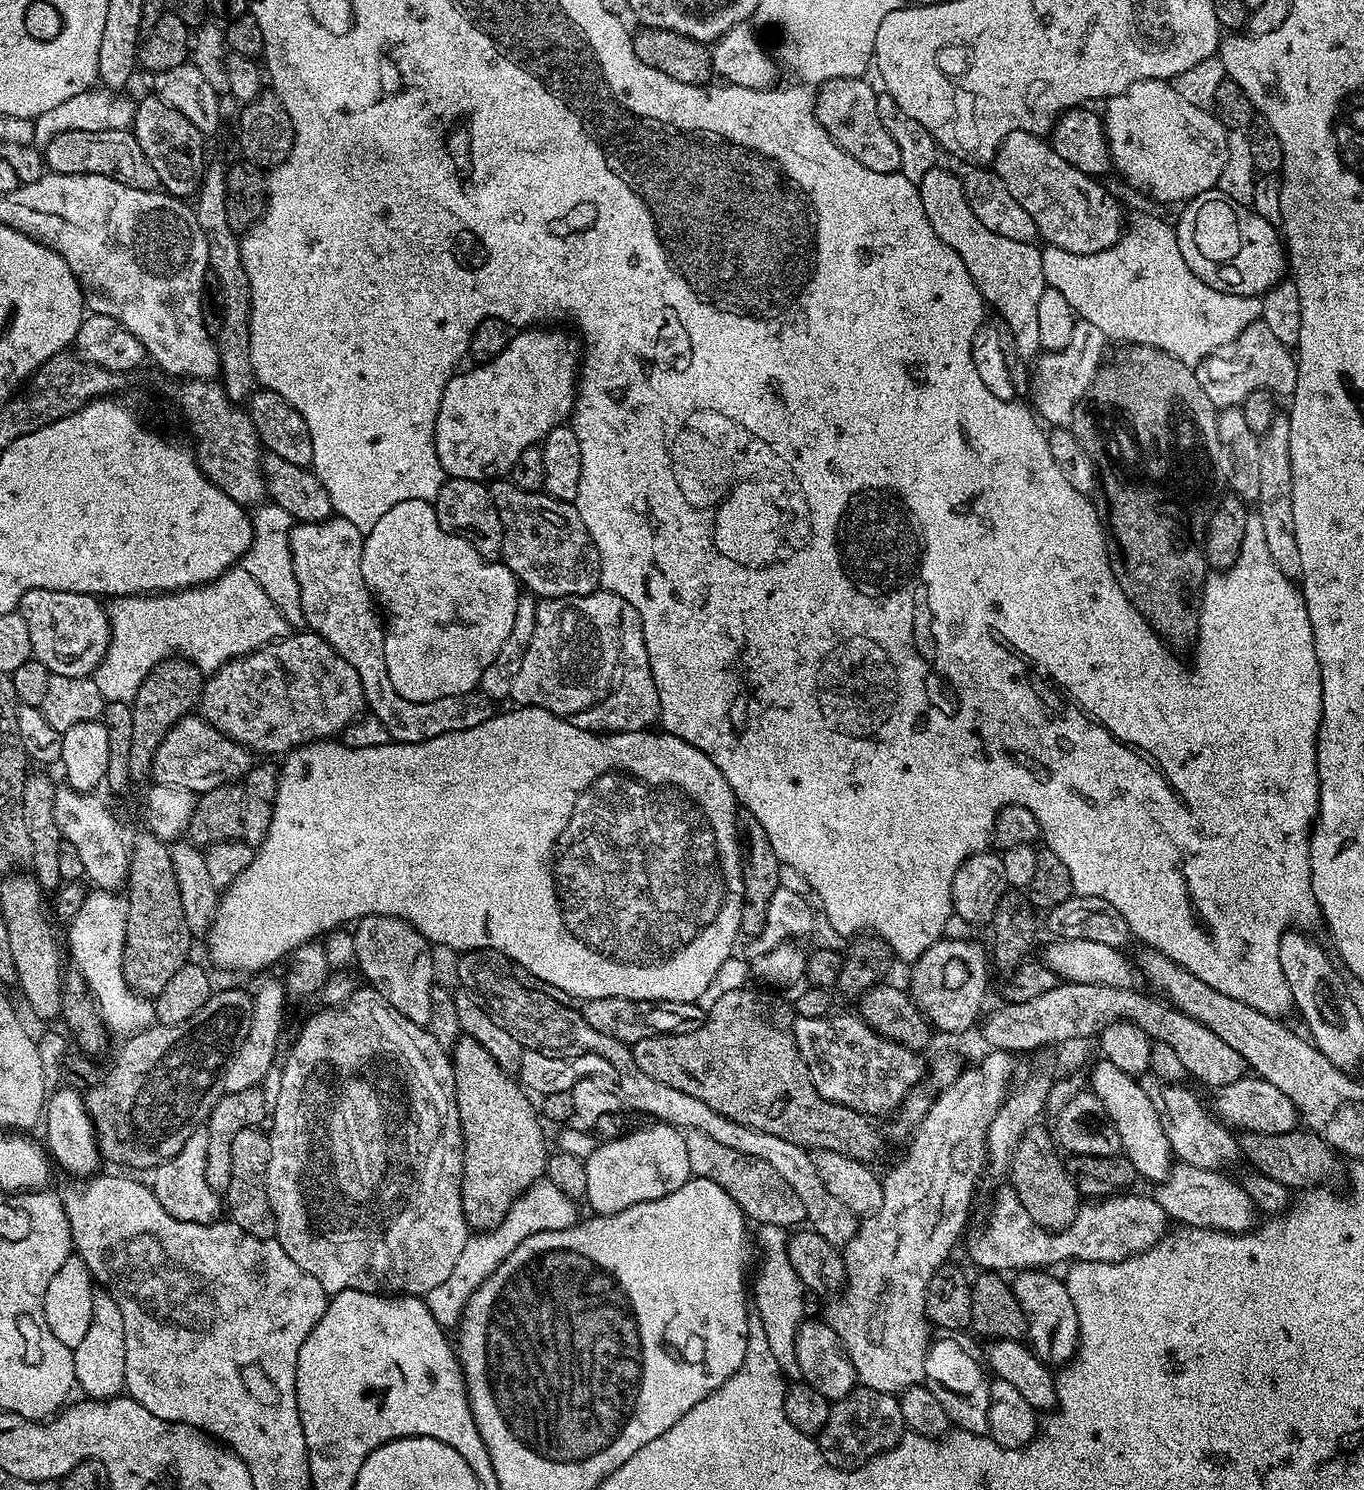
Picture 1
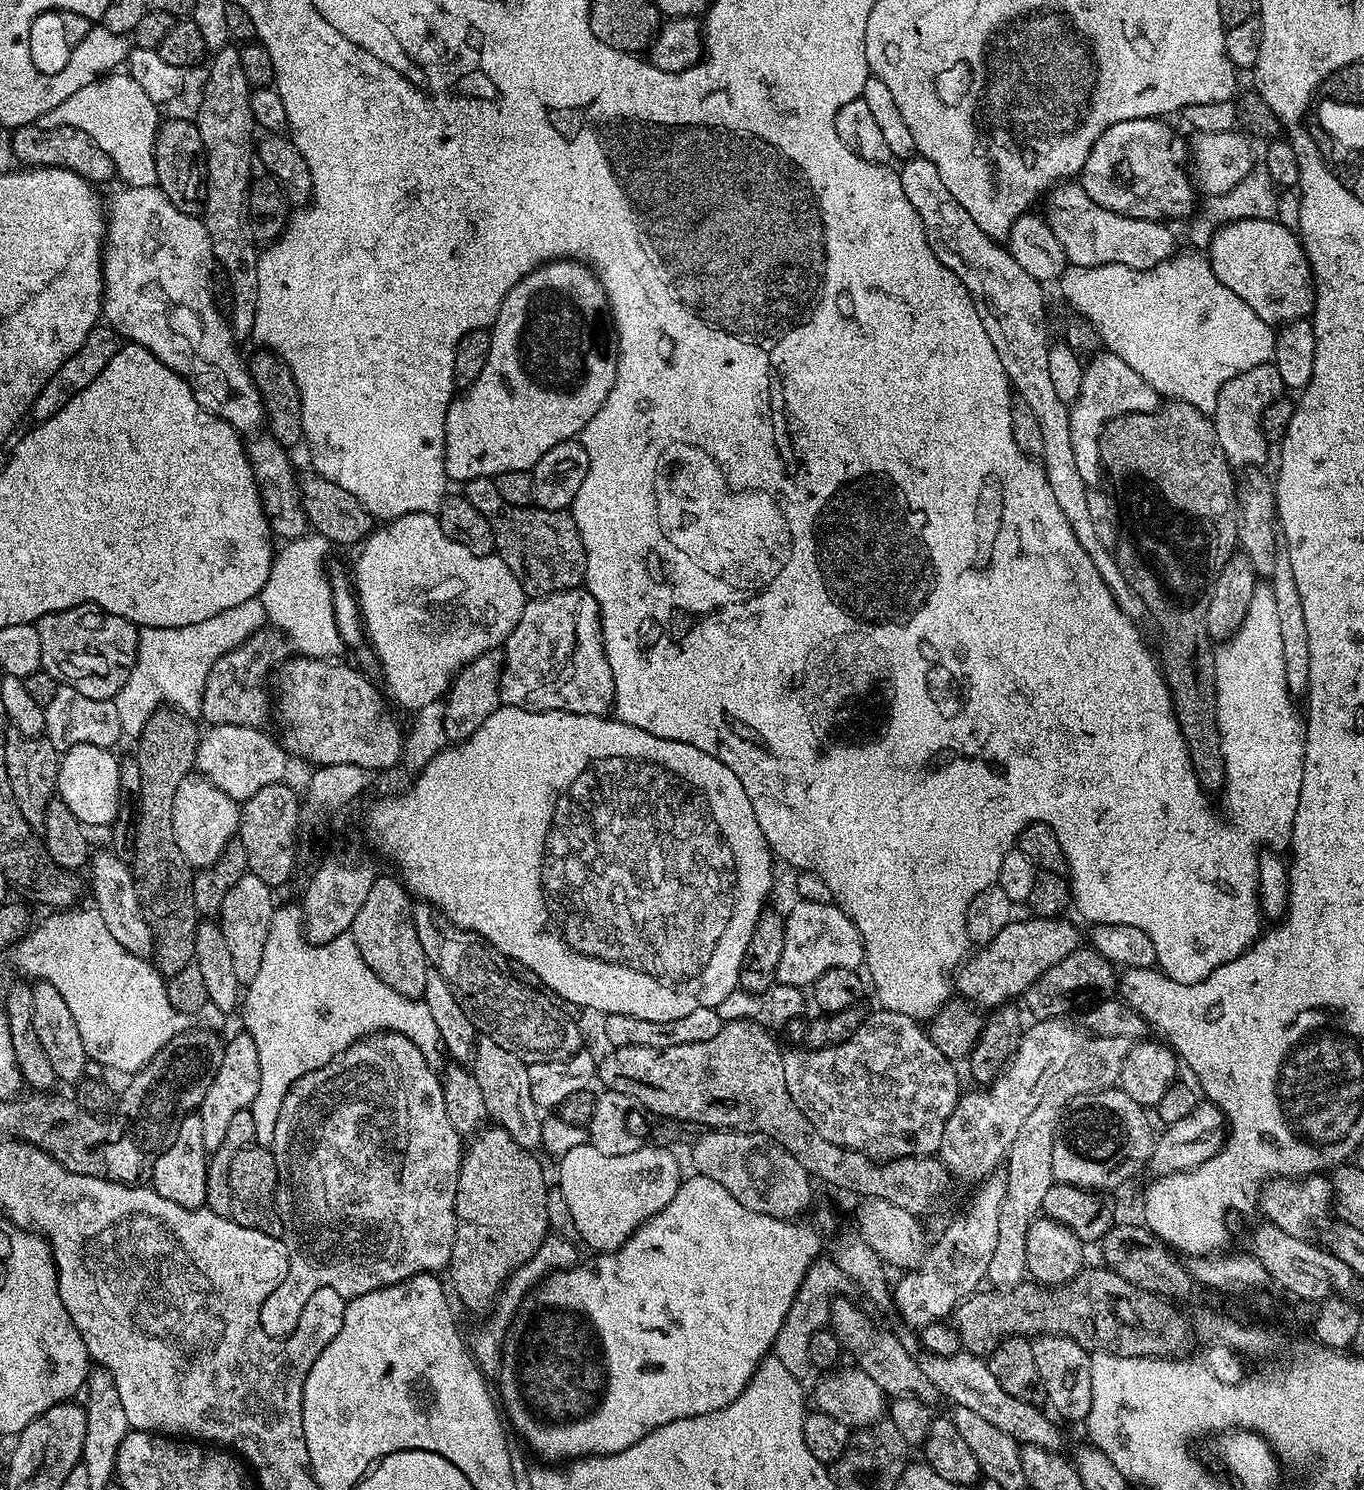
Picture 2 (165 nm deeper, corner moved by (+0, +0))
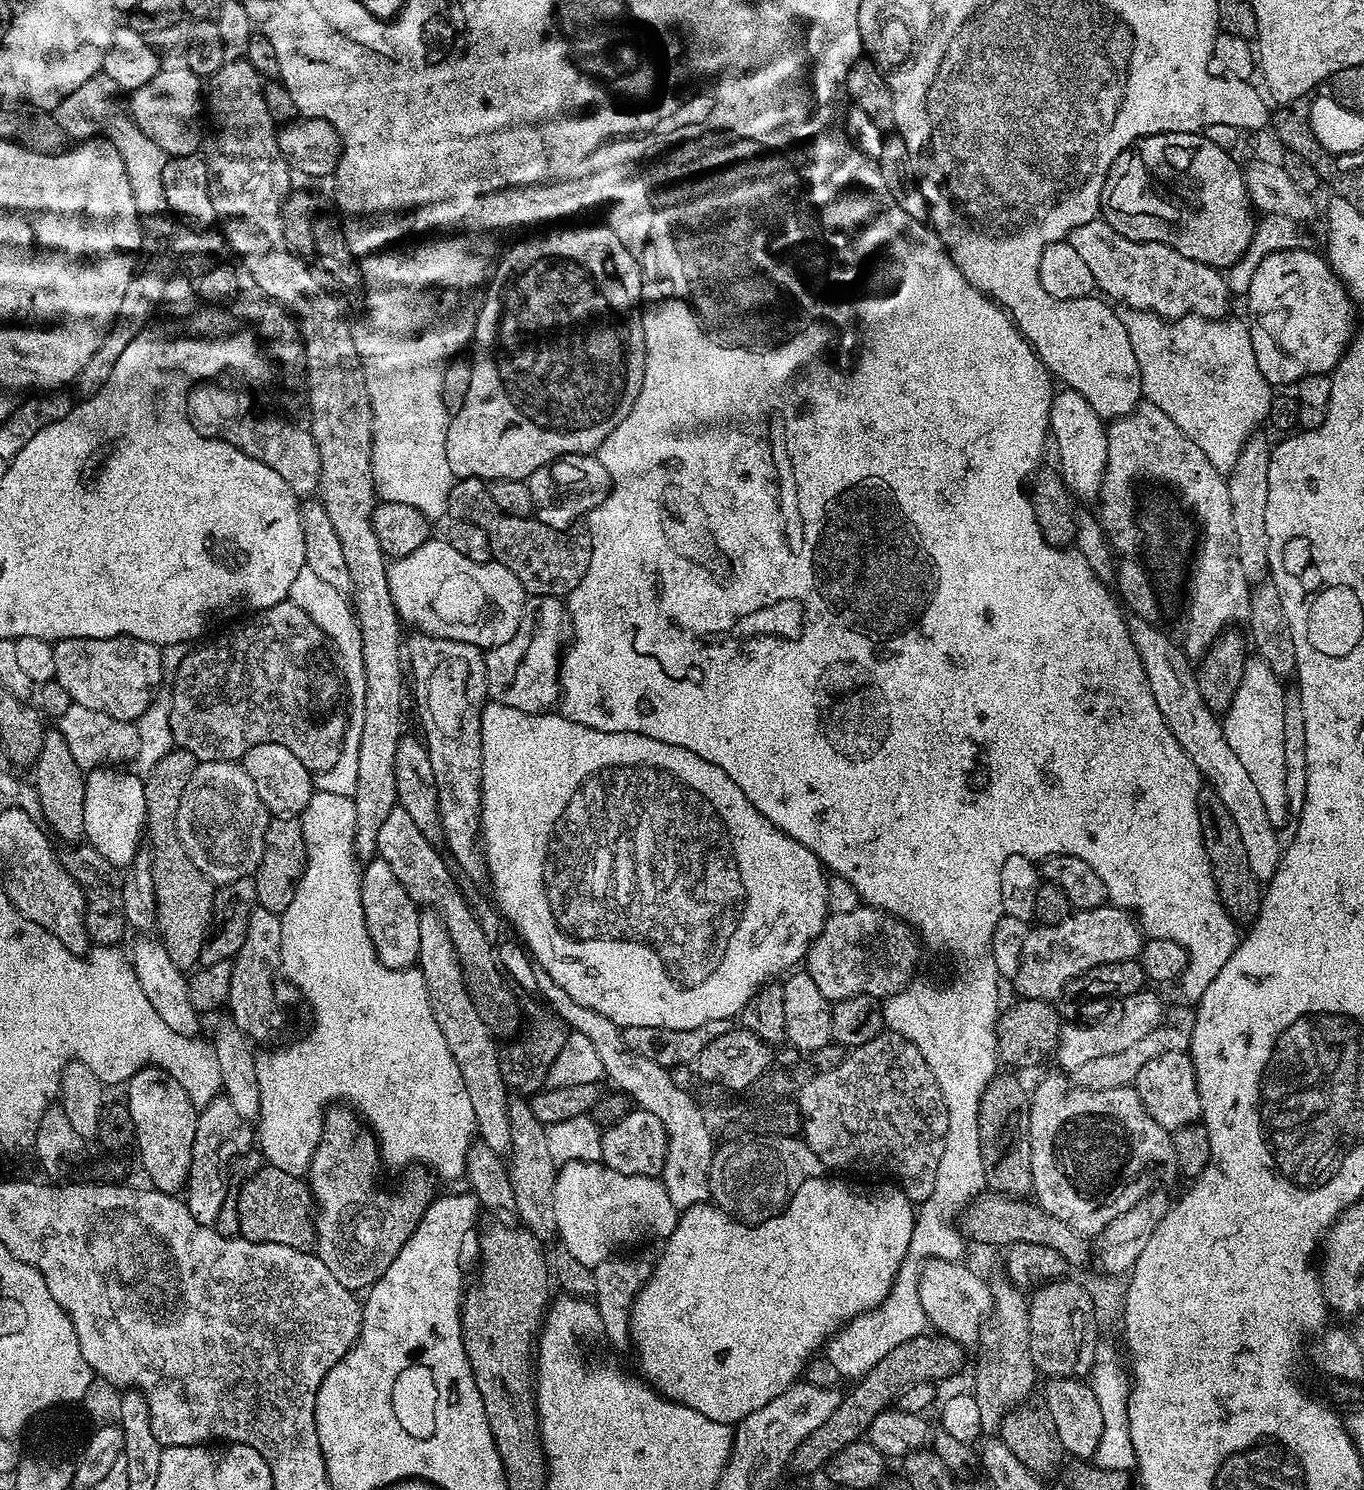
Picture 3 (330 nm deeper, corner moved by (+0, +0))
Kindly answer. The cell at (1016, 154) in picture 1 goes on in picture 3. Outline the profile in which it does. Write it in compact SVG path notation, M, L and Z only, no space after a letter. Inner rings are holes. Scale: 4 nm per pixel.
M1097 218L1078 226L1074 231L1068 233L1067 242L1078 250L1079 256L1086 262L1090 274L1094 274L1096 288L1109 301L1121 300L1121 305L1138 308L1143 312L1154 312L1165 318L1175 318L1197 314L1209 318L1220 318L1225 315L1230 301L1230 293L1223 275L1217 269L1206 266L1202 262L1194 262L1194 258L1186 258L1186 254L1178 254L1168 244L1158 242L1146 242L1145 240L1131 240L1118 230L1114 230L1102 218Z

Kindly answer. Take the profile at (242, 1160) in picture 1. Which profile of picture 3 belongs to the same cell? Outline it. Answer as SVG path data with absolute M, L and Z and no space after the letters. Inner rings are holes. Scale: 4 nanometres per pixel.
M261 1166L235 1193L240 1236L259 1244L311 1249L316 1242L314 1204L310 1188L301 1177Z

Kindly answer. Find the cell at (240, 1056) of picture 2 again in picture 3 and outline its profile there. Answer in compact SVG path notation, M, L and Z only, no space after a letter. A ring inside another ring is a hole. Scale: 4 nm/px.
M222 1094L216 1095L208 1105L199 1109L186 1185L186 1203L190 1214L199 1224L215 1225L218 1210L222 1210L222 1202L226 1202L230 1195L228 1163L231 1162L232 1156L246 1151L250 1146L252 1148L253 1144L253 1127L249 1121L242 1118L242 1114L238 1114L238 1110L234 1110L230 1098Z

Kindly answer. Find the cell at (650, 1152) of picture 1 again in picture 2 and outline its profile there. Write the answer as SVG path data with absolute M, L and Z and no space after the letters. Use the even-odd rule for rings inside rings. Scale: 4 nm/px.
M585 1142L559 1157L558 1187L565 1196L581 1241L603 1254L618 1250L649 1218L658 1214L680 1189L682 1175L676 1156L668 1148L645 1146L634 1154L604 1156Z

